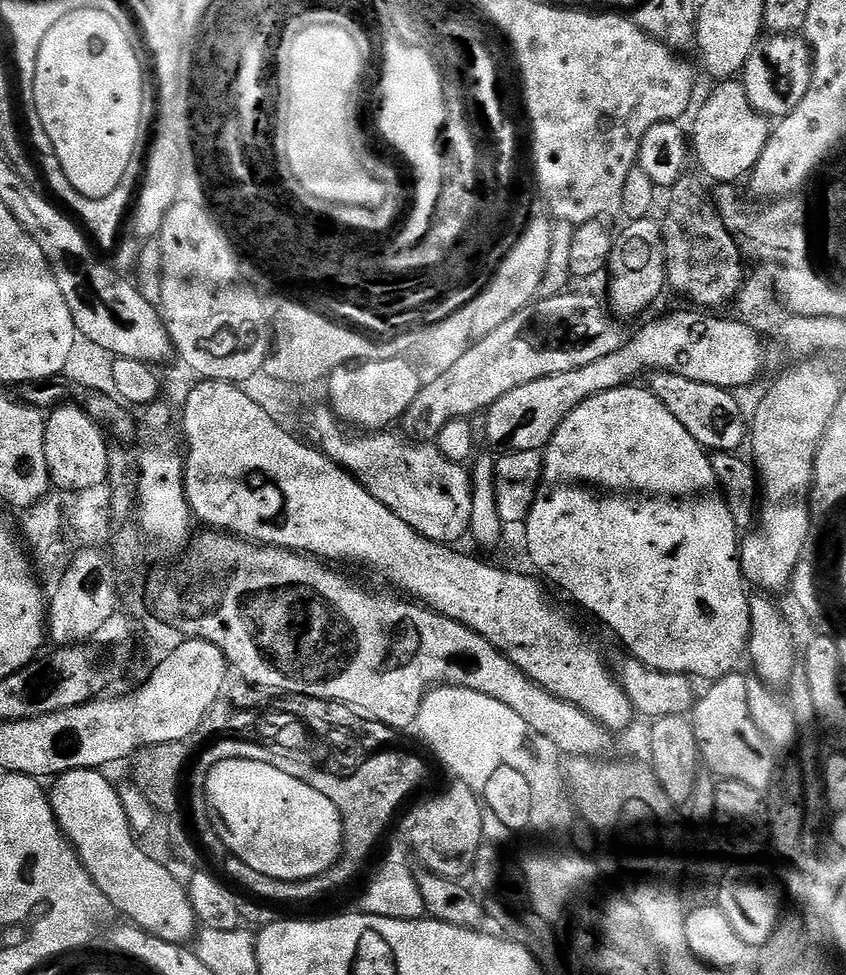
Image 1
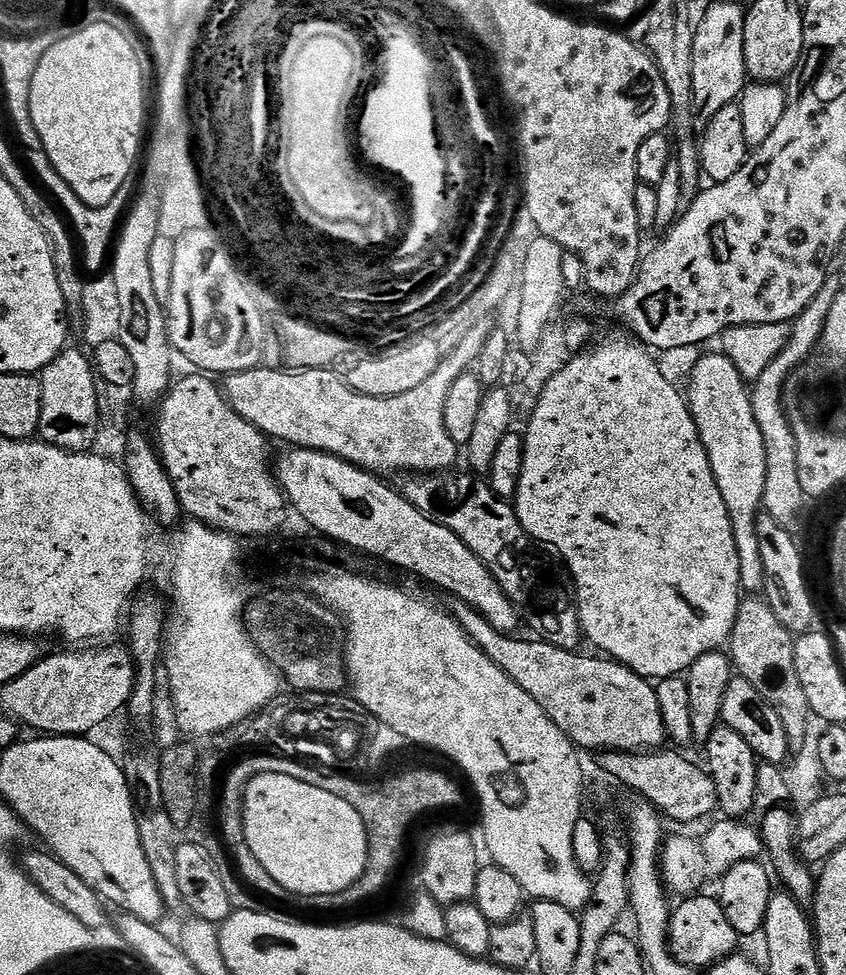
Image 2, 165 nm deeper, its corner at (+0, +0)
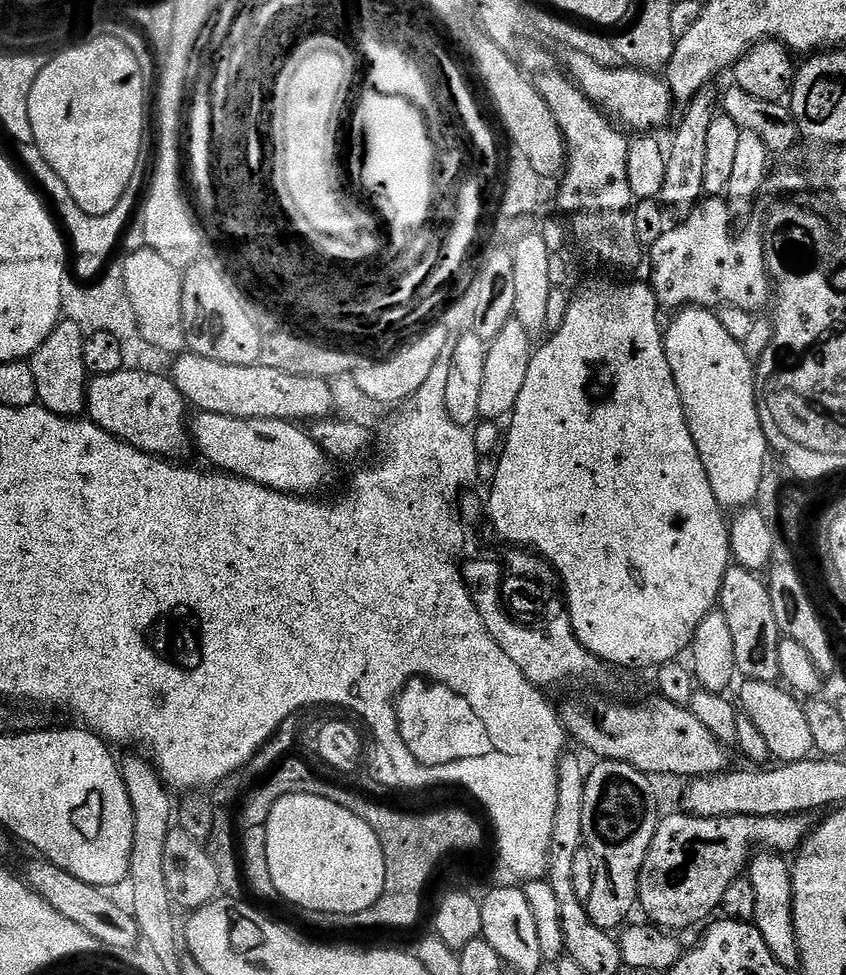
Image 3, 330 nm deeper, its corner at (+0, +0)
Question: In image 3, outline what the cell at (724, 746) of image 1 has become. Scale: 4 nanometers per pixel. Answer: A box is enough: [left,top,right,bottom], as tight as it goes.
[739,680,814,764]

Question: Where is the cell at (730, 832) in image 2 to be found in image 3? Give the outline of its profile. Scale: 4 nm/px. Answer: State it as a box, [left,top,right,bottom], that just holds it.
[638,814,814,930]

